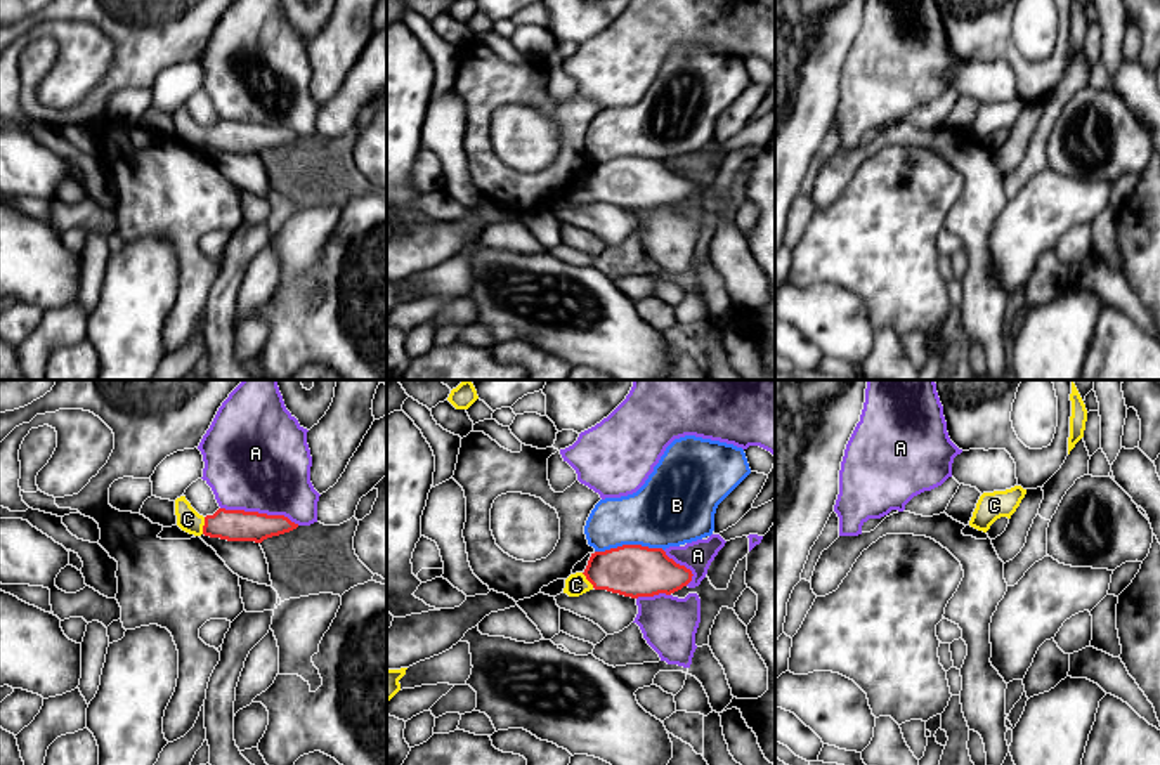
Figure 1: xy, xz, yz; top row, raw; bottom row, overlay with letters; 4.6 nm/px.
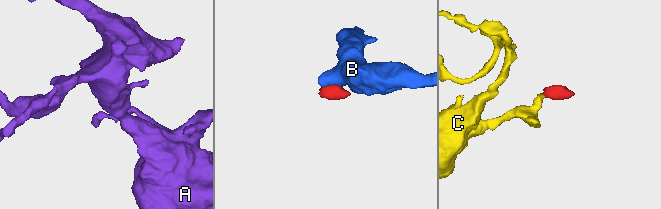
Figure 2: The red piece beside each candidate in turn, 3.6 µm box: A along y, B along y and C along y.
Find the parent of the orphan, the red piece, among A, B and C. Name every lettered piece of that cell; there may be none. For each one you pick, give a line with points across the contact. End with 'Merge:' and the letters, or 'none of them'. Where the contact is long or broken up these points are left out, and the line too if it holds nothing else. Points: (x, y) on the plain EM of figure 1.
C: across xy (228, 136), (203, 137), (188, 130)
Merge: C

